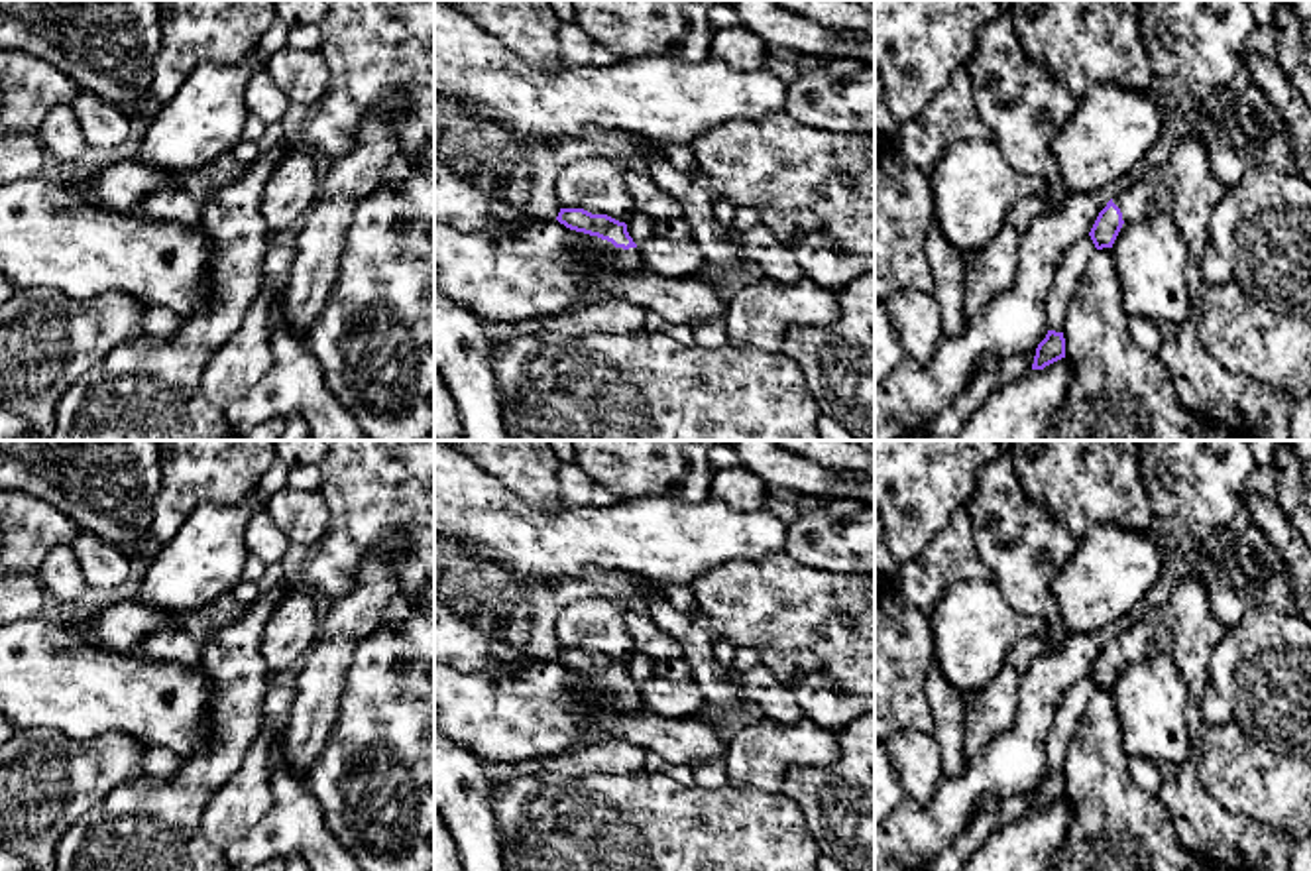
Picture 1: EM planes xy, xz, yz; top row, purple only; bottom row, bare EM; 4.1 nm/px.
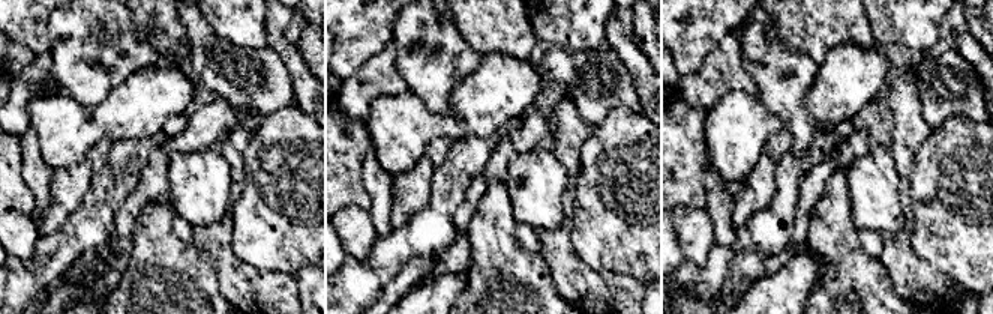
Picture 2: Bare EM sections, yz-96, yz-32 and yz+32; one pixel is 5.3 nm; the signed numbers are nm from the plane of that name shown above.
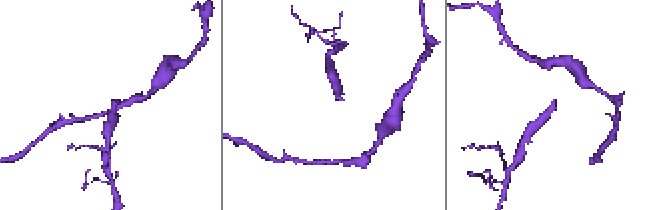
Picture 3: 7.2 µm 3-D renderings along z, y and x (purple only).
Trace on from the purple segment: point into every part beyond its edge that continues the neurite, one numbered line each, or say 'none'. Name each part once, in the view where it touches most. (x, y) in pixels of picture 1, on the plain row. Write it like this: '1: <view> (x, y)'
1: yz (1133, 641)

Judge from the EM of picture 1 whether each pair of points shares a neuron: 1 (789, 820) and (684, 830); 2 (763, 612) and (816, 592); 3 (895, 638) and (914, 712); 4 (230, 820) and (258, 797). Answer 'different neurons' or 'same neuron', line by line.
1: same neuron
2: same neuron
3: same neuron
4: same neuron

